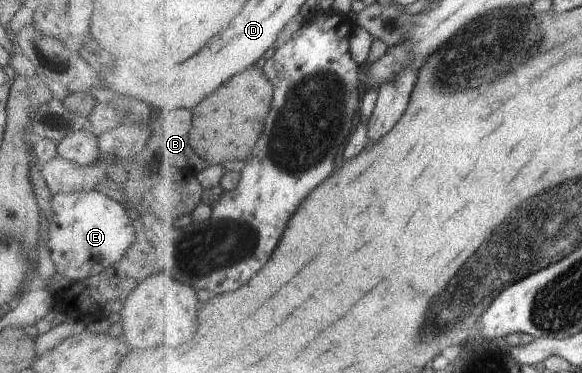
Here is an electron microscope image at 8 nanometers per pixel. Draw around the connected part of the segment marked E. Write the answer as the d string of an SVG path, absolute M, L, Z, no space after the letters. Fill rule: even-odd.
M102 192L58 193L52 197L52 217L49 219L47 247L56 271L71 282L95 275L113 262L119 261L134 242L138 218Z

